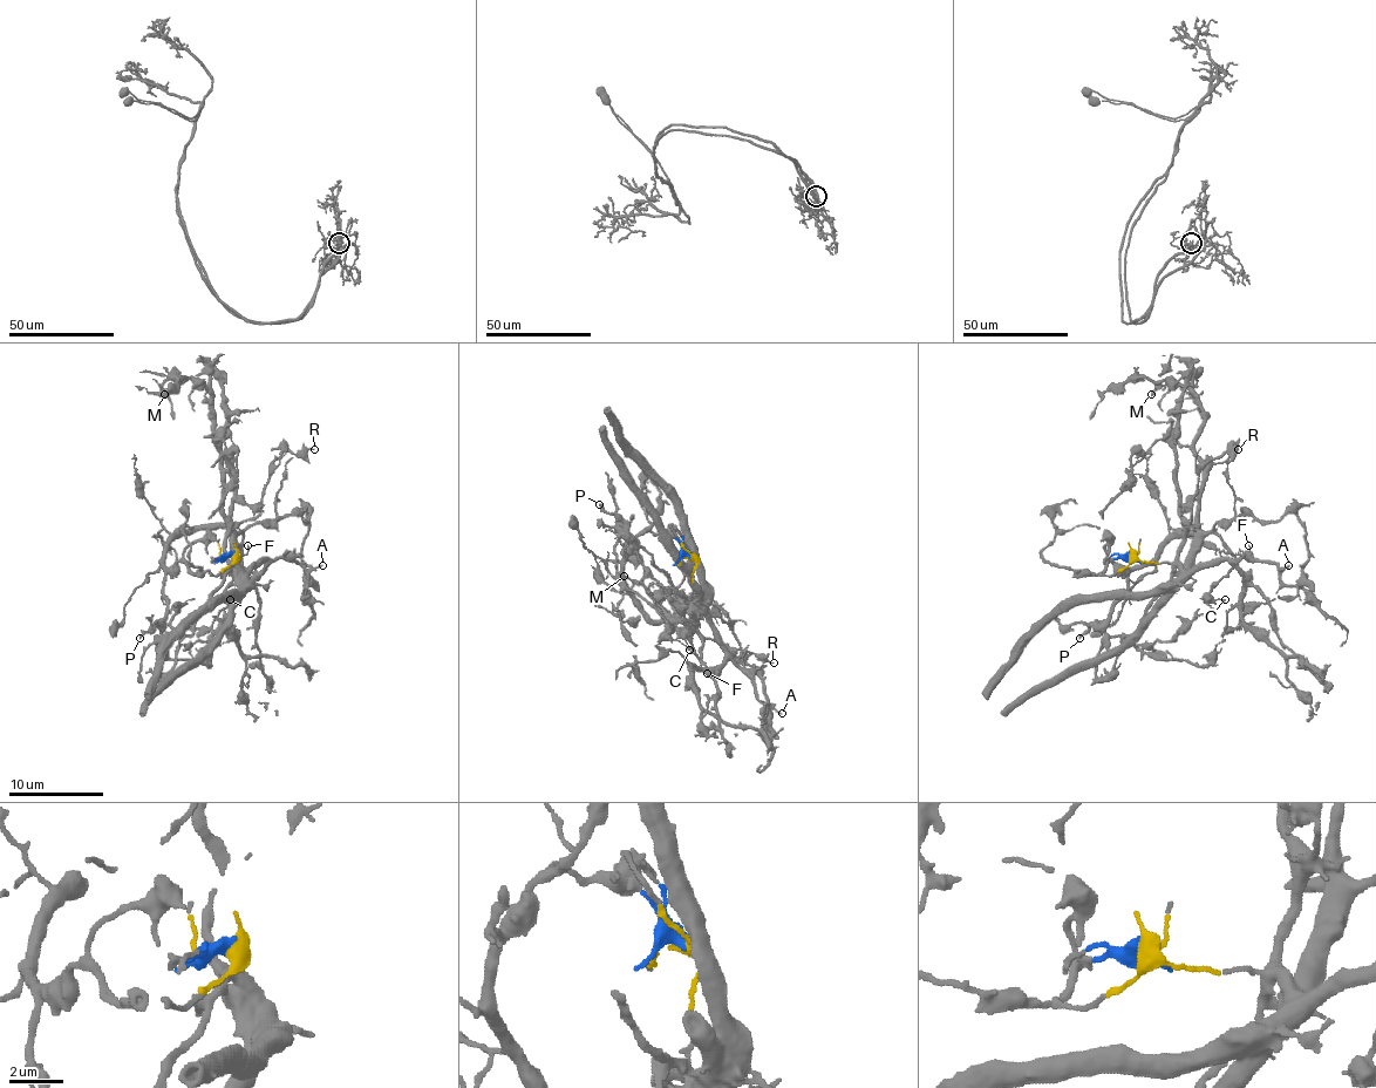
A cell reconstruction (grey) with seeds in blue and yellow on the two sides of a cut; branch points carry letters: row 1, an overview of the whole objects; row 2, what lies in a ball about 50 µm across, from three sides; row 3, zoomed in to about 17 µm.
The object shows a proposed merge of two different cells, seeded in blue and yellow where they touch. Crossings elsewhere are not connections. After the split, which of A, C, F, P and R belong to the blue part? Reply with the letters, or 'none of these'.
C, F, P

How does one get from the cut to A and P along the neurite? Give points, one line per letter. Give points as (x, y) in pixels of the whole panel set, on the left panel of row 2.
A: (232, 553), (232, 563), (247, 570), (261, 560), (292, 558), (308, 568), (322, 565)
P: (232, 553), (213, 558), (202, 542), (192, 542), (164, 575), (167, 613), (141, 639)

